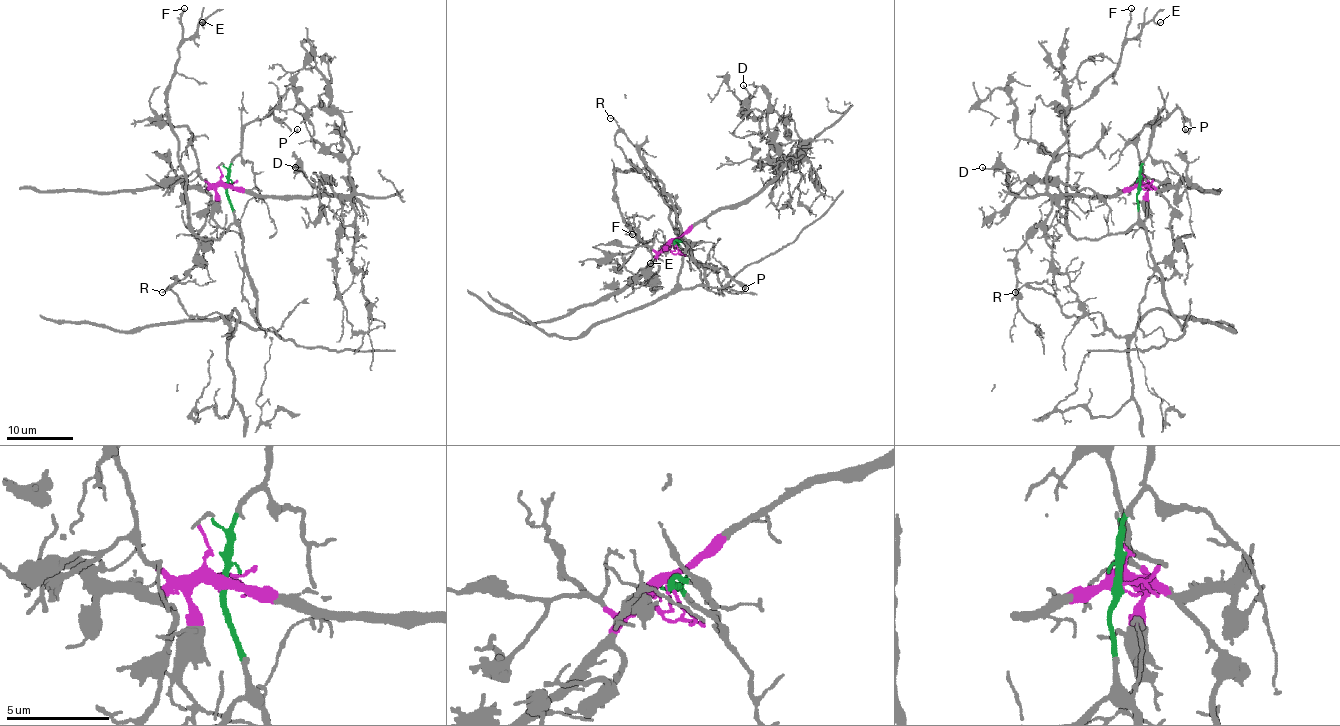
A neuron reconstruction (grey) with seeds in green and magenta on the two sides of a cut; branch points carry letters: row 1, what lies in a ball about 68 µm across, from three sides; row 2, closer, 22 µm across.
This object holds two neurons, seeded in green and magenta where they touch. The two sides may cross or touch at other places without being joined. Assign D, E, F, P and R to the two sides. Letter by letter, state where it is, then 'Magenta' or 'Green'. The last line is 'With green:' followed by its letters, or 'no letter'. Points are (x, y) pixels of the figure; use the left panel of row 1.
D: Place: (295, 167). Magenta
E: Place: (202, 22). Green
F: Place: (184, 8). Green
P: Place: (297, 129). Green
R: Place: (162, 292). Green
With green: E, F, P, R

